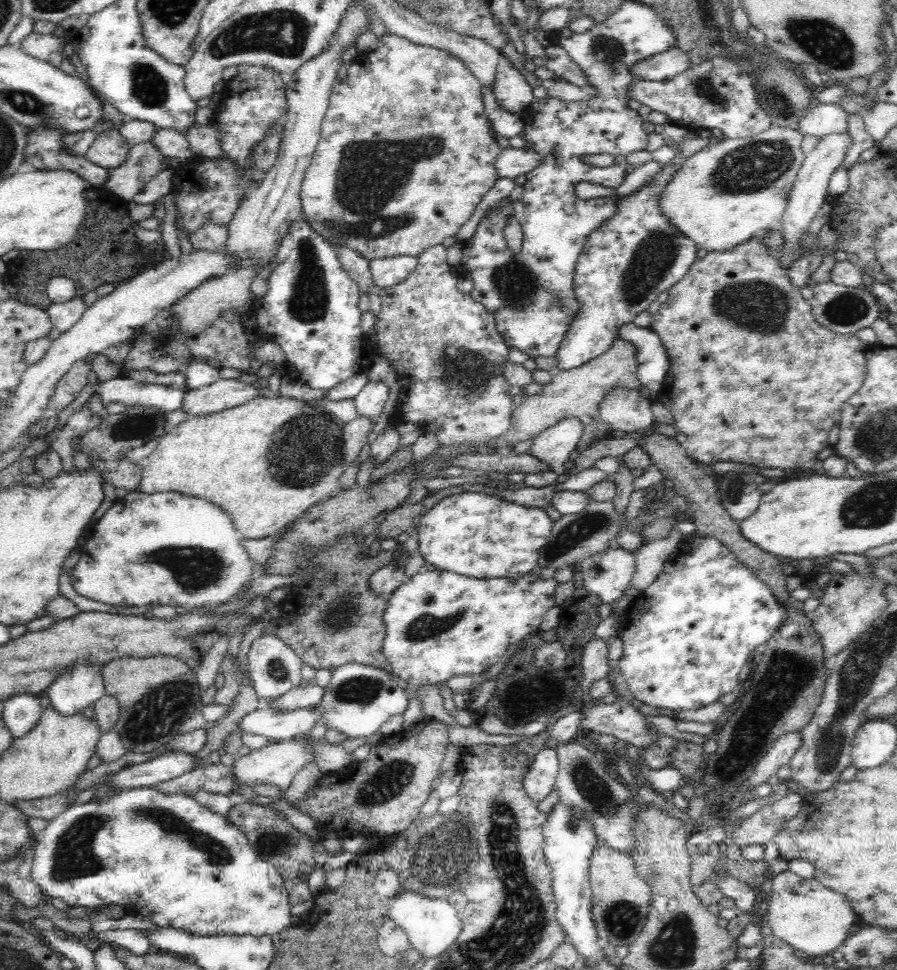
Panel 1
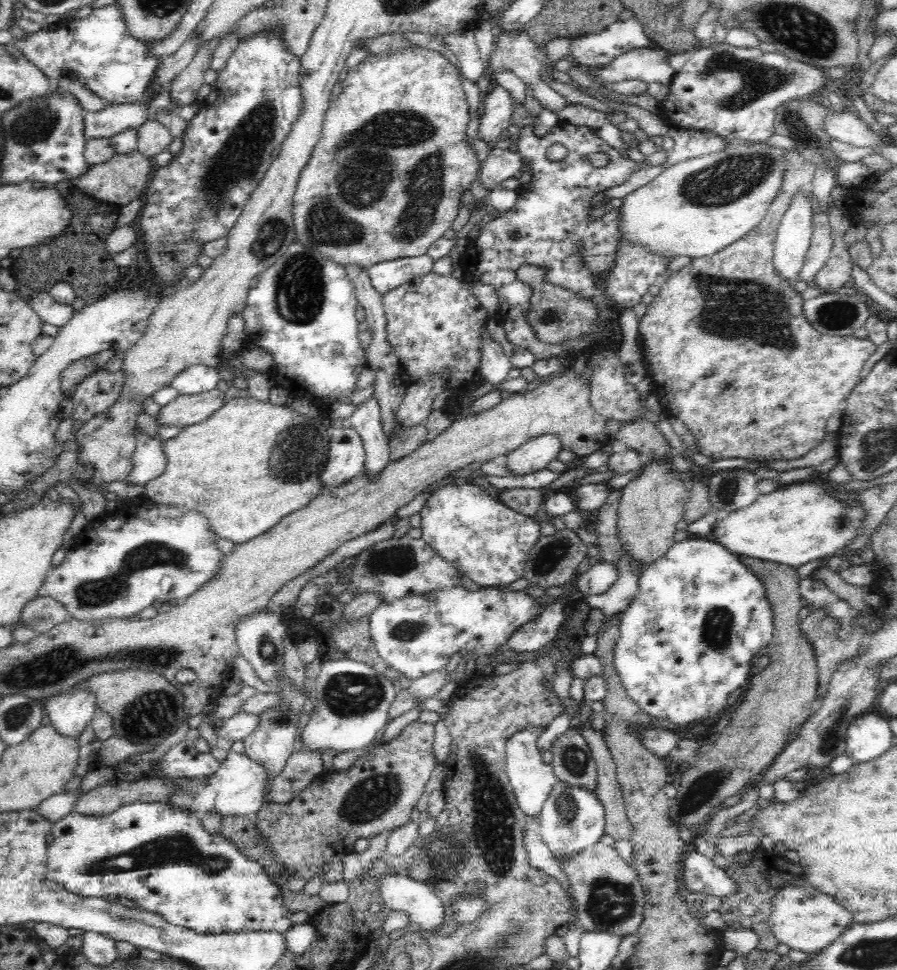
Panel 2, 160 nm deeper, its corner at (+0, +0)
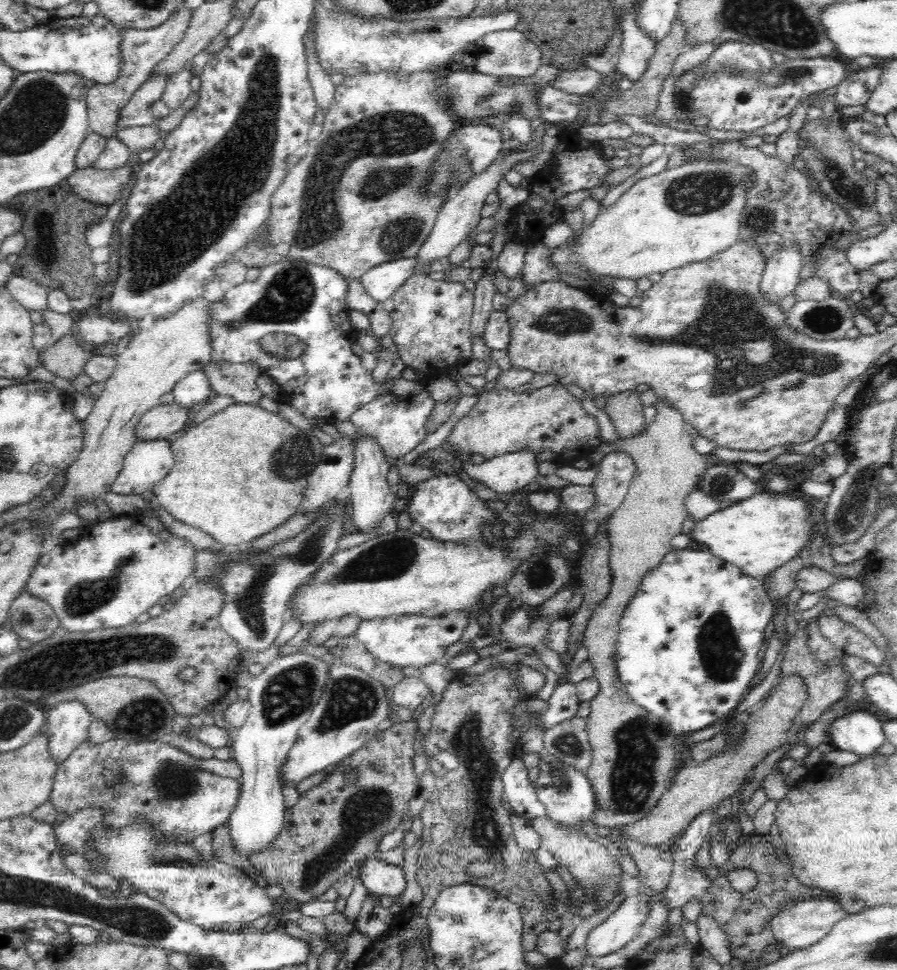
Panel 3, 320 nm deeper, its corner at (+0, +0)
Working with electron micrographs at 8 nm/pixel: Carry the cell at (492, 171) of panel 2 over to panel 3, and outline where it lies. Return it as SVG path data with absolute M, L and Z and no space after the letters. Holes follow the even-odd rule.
M532 146L526 150L517 151L514 155L502 159L500 155L496 157L496 160L490 166L480 174L475 177L470 178L470 180L460 188L456 196L452 198L447 198L436 216L434 226L430 230L424 244L418 248L416 256L414 256L414 274L412 275L426 275L427 268L437 260L448 257L449 254L464 240L467 238L466 235L470 230L472 230L481 219L480 211L485 204L486 196L497 188L500 179L512 169L515 165L520 162L520 160L530 160L537 156L541 152L540 146Z

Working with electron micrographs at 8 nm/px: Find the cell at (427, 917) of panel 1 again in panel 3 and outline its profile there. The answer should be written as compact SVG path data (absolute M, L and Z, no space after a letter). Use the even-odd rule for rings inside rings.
M368 856L359 869L359 880L371 894L398 896L406 888L405 874L400 866L383 862L375 856Z

